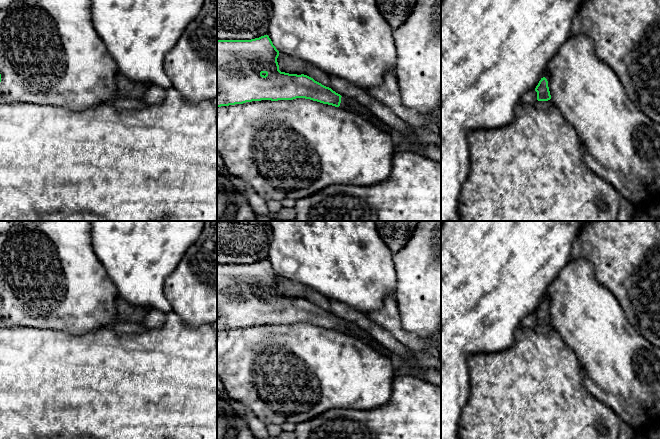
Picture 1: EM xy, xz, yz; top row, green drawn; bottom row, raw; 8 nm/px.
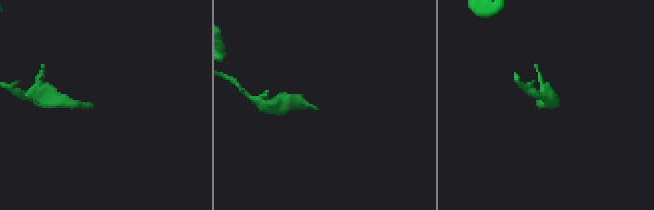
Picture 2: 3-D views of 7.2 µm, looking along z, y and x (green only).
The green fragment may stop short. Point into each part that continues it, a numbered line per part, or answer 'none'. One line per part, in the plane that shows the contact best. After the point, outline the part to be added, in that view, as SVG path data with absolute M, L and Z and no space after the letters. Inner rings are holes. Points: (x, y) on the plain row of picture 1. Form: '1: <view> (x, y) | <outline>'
1: xz (346, 327) | M346 320L341 321L340 331L342 333L348 333L349 335L352 335L354 337L358 337L361 334L368 334L366 331L362 330L361 328L357 327L355 324Z

